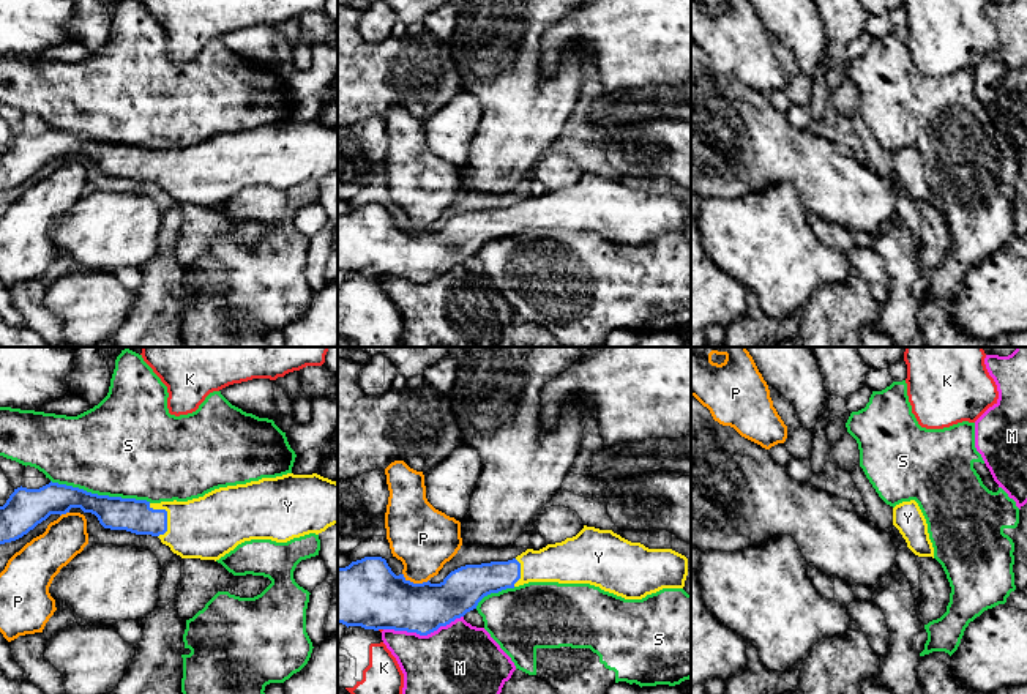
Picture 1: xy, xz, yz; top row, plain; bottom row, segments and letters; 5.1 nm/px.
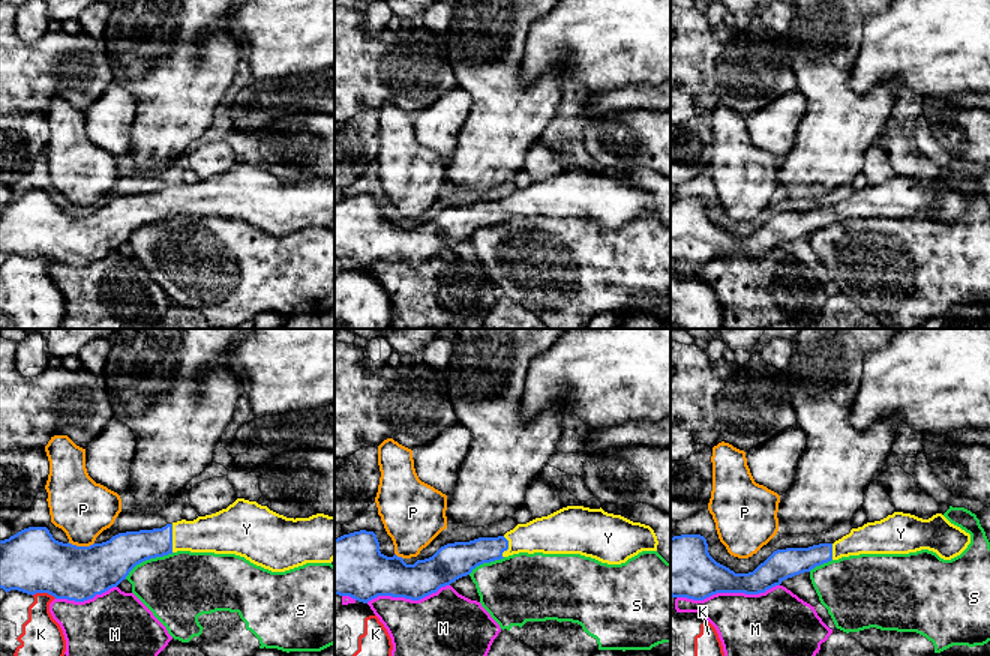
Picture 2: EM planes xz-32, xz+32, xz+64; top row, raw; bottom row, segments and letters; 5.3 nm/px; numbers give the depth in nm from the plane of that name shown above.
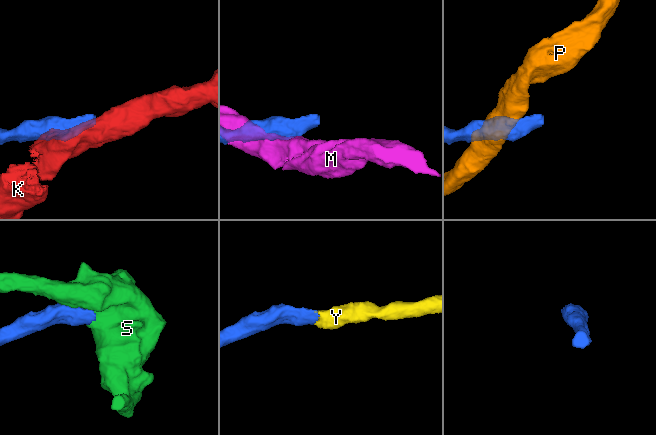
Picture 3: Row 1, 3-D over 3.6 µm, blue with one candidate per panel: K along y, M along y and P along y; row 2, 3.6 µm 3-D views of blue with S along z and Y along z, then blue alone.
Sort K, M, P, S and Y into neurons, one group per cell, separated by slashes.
K / M / P / S / Y

